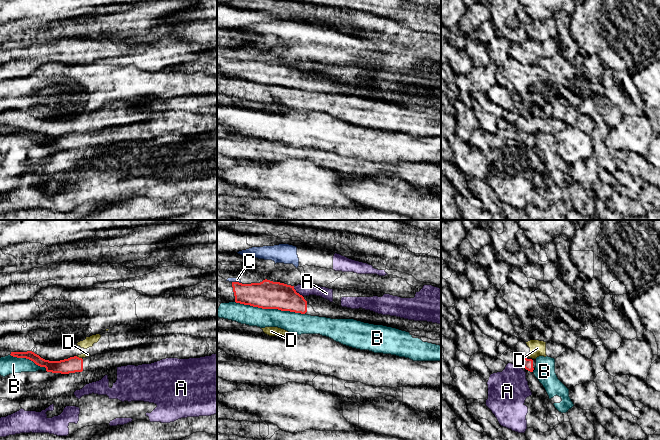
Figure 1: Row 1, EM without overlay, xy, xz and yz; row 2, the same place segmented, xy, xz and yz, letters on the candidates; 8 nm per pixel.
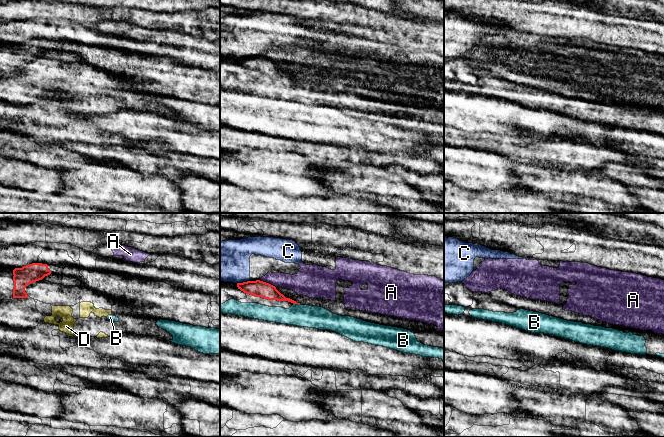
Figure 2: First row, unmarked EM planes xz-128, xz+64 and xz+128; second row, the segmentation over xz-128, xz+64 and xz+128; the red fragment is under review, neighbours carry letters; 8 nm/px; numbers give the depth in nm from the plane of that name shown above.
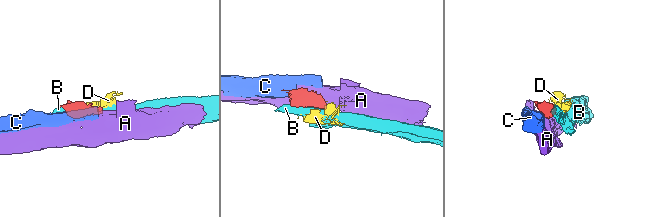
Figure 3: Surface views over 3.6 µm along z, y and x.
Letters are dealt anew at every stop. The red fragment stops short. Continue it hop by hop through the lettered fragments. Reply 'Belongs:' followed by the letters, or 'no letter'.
Belongs: no letter

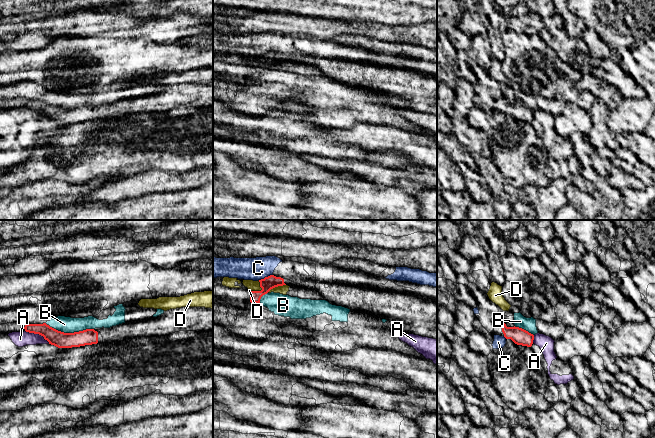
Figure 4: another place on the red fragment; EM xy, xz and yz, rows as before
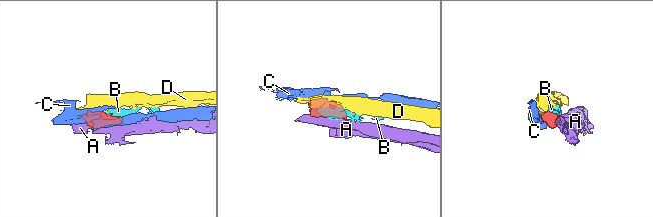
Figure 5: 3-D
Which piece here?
Belongs: no letter

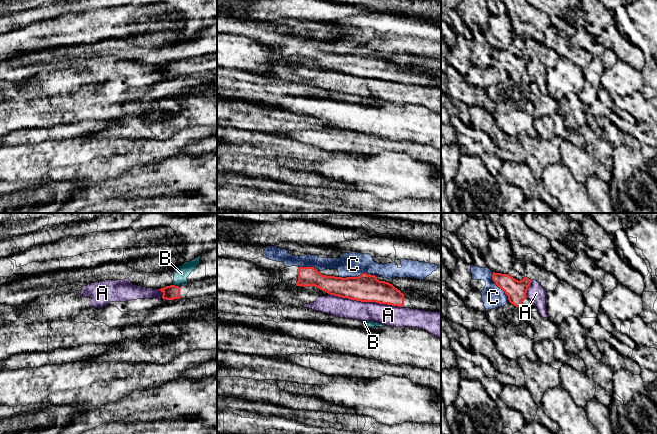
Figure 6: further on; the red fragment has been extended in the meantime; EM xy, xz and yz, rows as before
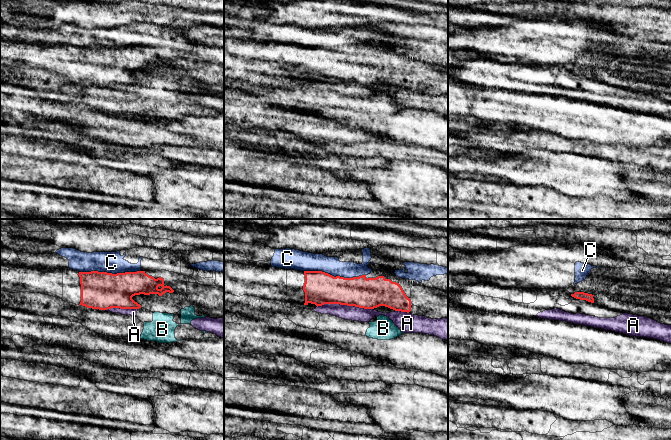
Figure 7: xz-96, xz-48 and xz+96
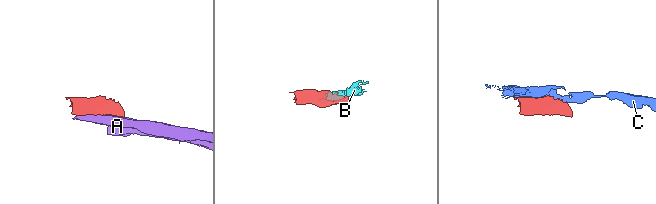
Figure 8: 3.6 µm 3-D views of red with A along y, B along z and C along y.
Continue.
Belongs: no letter

